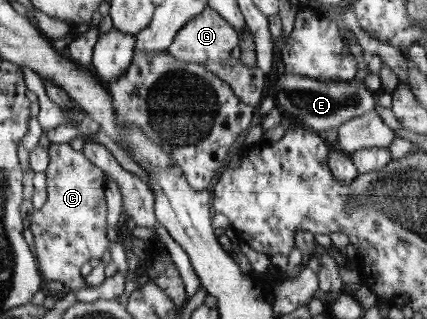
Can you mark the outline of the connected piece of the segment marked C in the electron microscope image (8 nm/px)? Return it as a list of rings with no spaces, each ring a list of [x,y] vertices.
[[[52,143],[49,147],[49,163],[46,169],[47,200],[40,210],[34,210],[30,230],[33,233],[35,254],[41,270],[48,282],[62,282],[67,289],[80,290],[90,288],[80,274],[80,267],[86,261],[100,261],[104,251],[108,249],[108,233],[106,233],[106,199],[104,199],[105,172],[81,151],[76,151],[69,143]]]

